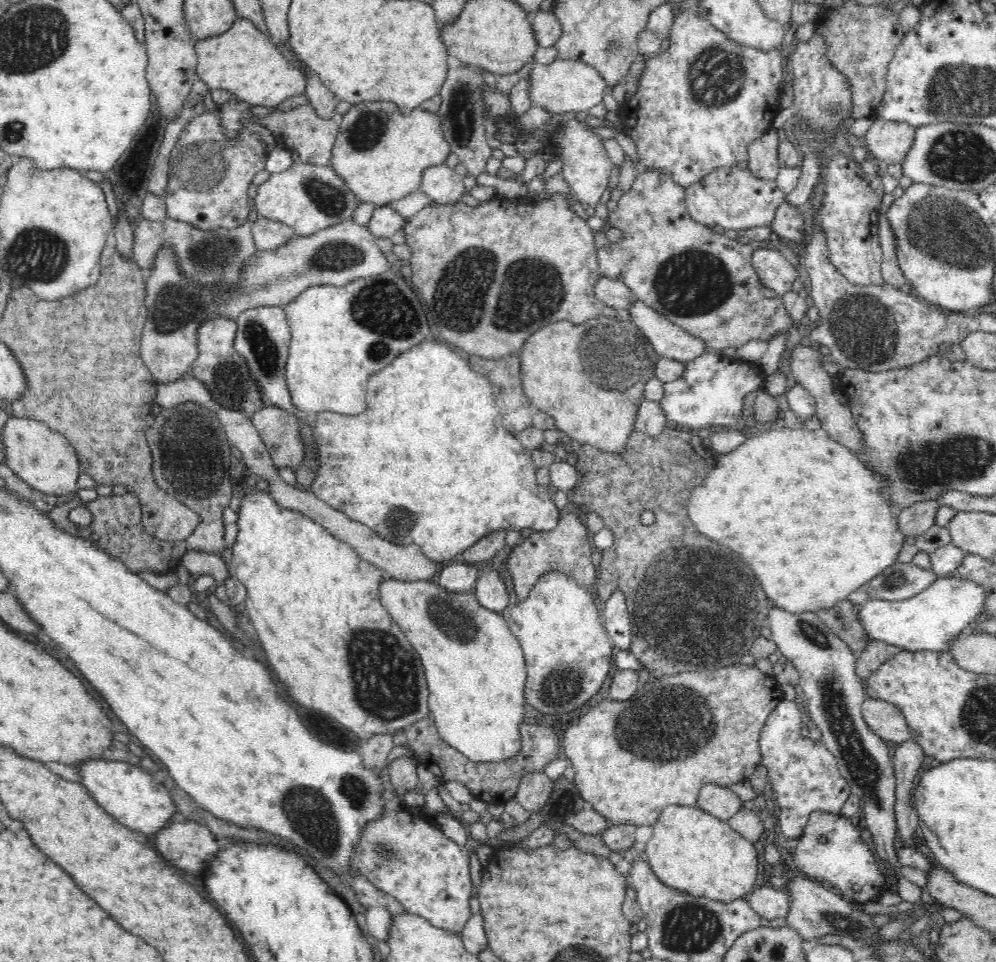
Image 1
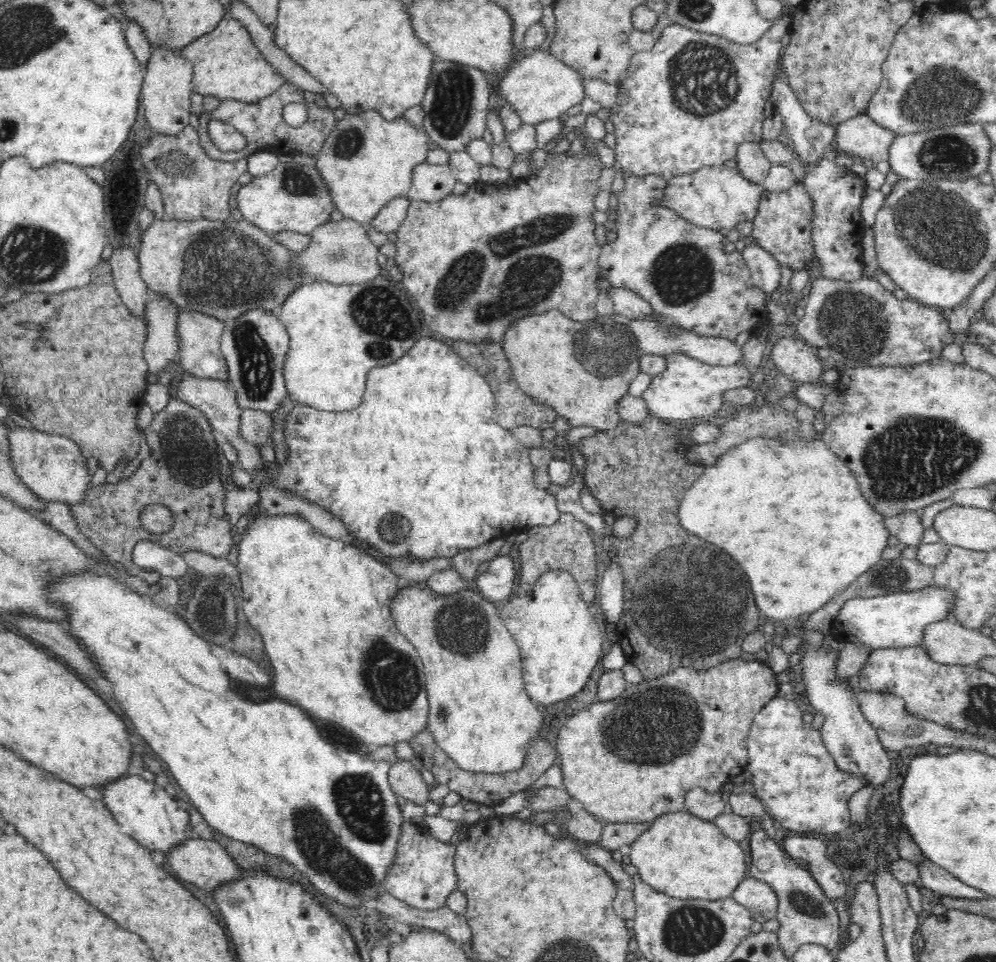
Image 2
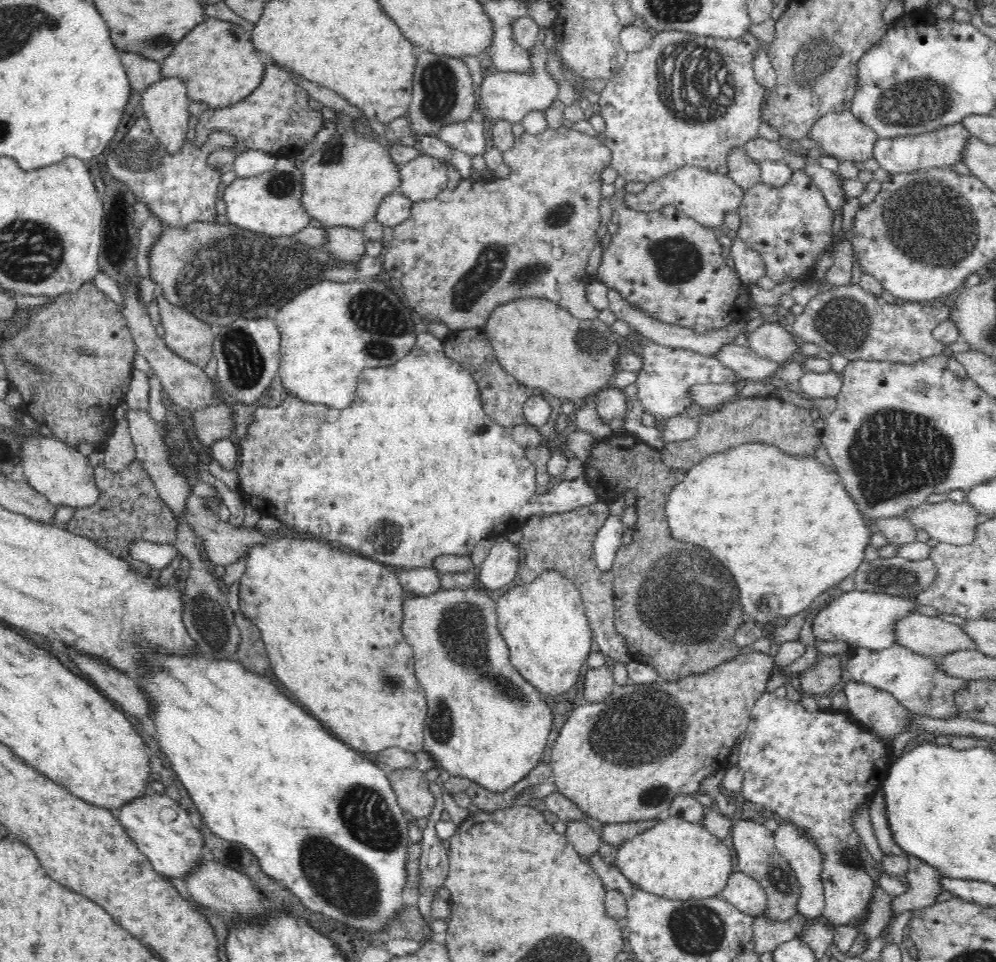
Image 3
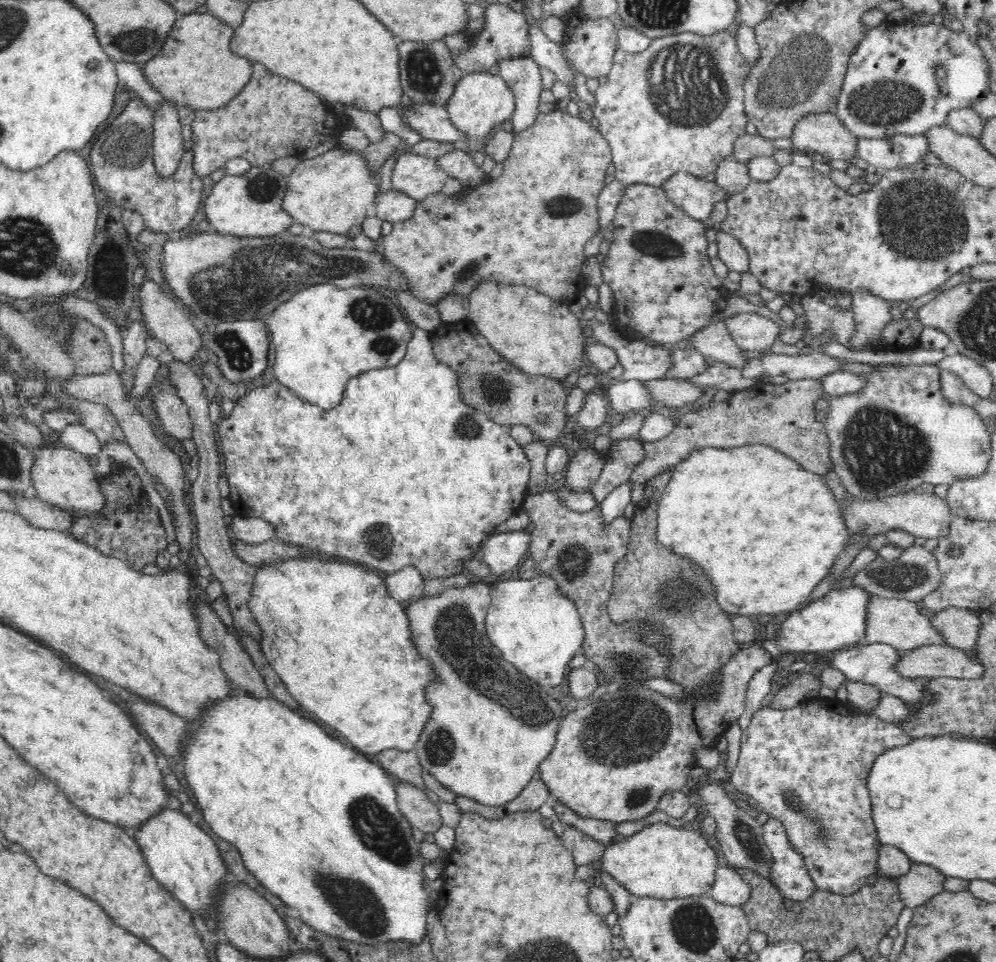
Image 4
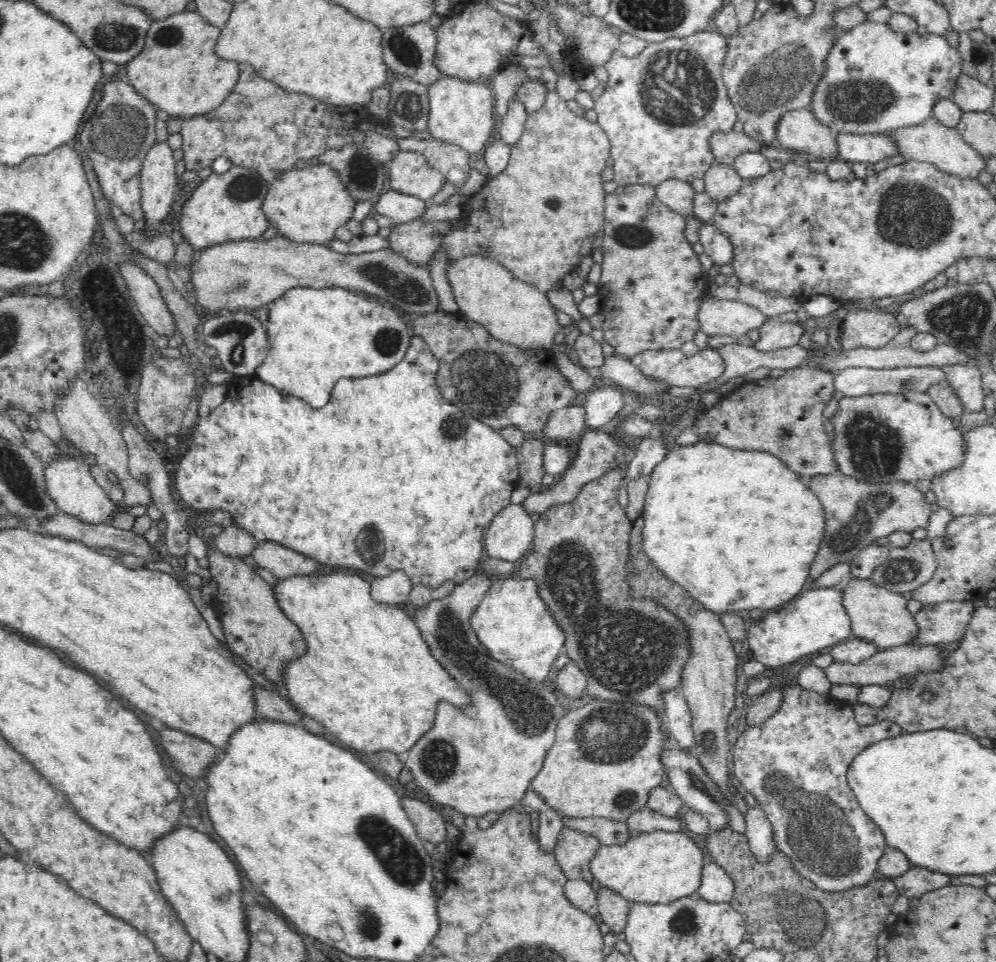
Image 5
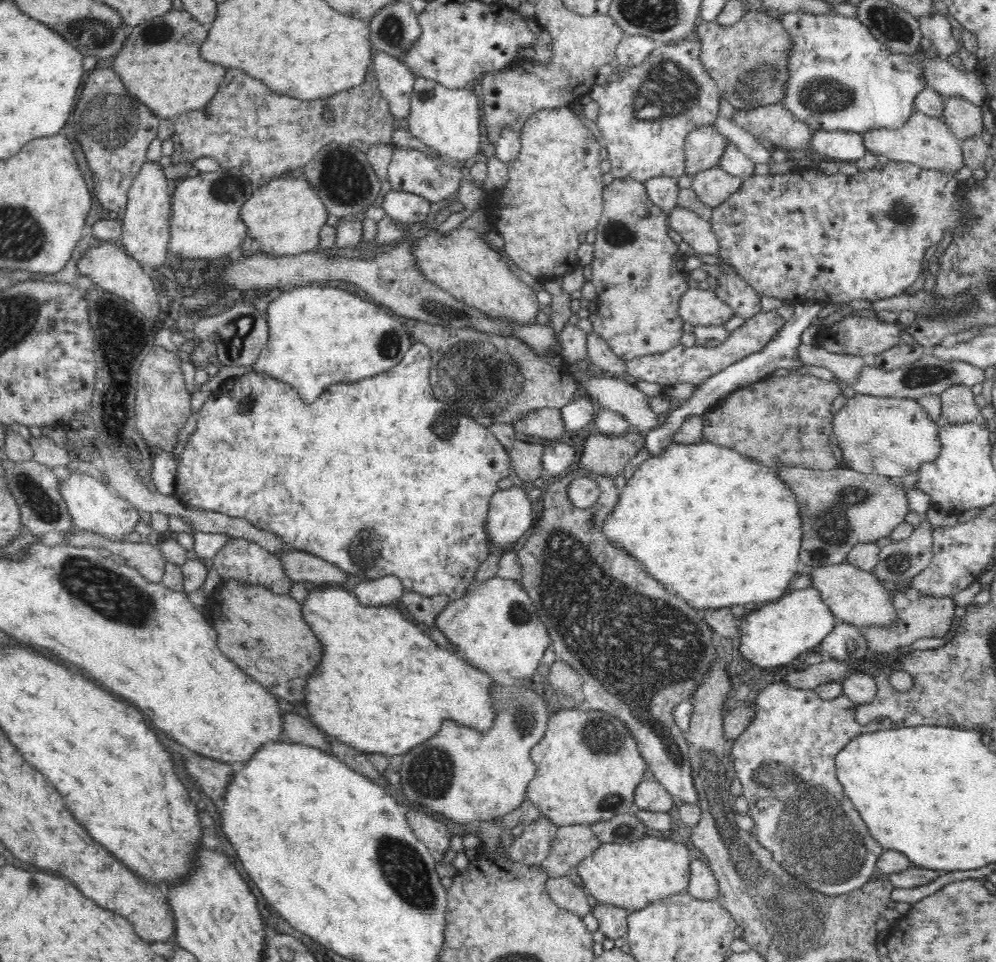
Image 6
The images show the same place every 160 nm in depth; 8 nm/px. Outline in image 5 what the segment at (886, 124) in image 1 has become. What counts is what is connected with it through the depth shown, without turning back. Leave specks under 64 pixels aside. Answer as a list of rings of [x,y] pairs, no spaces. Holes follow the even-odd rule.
[[[810,109],[798,110],[788,110],[784,111],[782,115],[779,116],[779,119],[775,122],[775,128],[777,135],[777,140],[780,141],[781,146],[784,146],[786,149],[789,149],[793,152],[798,152],[799,154],[810,157],[812,154],[818,158],[826,156],[828,159],[837,159],[838,155],[838,145],[836,142],[836,134],[826,125],[822,124],[816,117],[814,113],[810,112]]]

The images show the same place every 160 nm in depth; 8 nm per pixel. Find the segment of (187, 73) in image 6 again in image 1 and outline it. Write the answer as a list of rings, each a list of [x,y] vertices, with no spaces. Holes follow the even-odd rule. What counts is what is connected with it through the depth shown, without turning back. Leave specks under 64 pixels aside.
[[[237,17],[234,24],[213,38],[197,41],[197,78],[214,90],[227,90],[248,105],[278,106],[290,96],[305,92],[305,75],[282,55],[269,33],[262,33],[252,21]]]

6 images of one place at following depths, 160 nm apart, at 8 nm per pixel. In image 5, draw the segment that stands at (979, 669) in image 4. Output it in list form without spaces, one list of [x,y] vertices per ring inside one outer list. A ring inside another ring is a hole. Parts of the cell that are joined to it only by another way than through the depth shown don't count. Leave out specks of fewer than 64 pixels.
[[[909,644],[897,647],[883,648],[862,660],[860,664],[848,664],[846,662],[834,661],[831,665],[824,669],[828,681],[833,685],[857,685],[866,686],[868,684],[886,685],[896,680],[896,678],[904,678],[904,676],[914,676],[920,672],[938,671],[944,666],[944,656],[940,654],[940,650],[936,645]]]

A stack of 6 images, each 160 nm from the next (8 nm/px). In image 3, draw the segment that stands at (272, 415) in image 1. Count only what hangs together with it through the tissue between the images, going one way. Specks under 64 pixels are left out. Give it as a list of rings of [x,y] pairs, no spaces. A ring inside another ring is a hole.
[[[220,402],[210,407],[194,412],[194,438],[203,448],[209,449],[213,442],[220,438],[232,440],[235,423],[232,420],[233,408]]]

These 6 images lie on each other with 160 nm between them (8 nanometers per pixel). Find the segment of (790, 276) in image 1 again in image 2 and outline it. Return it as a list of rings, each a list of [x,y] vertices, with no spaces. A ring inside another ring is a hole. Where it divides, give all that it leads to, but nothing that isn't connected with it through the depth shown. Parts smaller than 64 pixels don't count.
[[[747,244],[741,253],[754,286],[762,292],[774,292],[780,287],[780,265],[770,253],[757,244]]]

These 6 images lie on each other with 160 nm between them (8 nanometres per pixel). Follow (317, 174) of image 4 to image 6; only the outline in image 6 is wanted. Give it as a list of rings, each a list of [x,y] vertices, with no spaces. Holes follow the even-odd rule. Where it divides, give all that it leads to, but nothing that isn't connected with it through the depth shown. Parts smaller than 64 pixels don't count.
[[[282,176],[263,184],[246,198],[239,211],[246,234],[255,240],[254,249],[280,256],[294,256],[318,248],[320,228],[326,225],[328,215],[320,195],[304,176]]]

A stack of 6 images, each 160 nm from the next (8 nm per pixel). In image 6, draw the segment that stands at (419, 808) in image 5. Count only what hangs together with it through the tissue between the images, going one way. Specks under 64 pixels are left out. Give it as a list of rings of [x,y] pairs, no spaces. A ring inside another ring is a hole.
[[[410,809],[409,812],[406,812],[405,818],[413,834],[432,854],[445,854],[451,848],[452,833],[448,826],[435,820],[434,816],[429,816],[420,809],[419,811]]]

